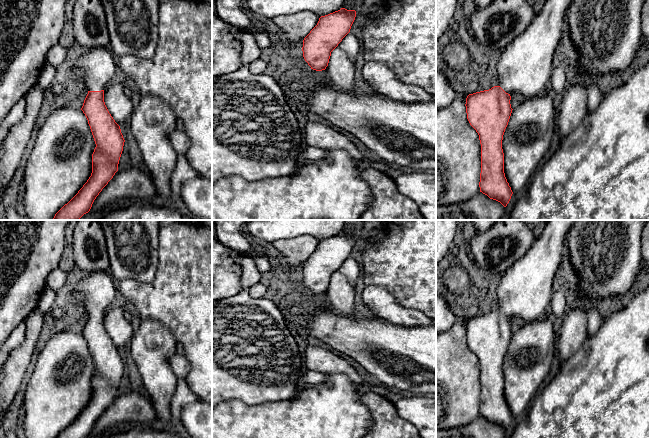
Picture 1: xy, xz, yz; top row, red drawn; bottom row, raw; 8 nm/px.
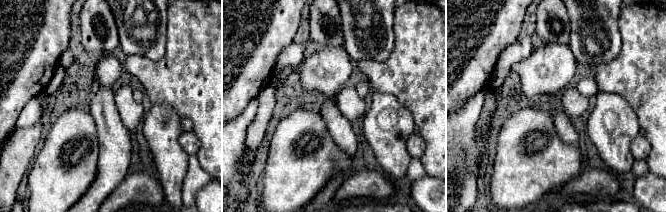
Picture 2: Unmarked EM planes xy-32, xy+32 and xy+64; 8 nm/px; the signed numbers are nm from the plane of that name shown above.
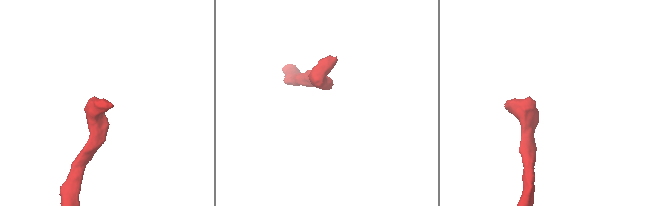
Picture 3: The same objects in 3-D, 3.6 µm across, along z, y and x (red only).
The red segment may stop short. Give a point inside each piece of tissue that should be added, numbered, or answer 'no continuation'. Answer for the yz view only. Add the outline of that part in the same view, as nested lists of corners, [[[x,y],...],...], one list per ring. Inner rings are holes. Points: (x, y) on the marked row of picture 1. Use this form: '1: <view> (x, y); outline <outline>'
1: yz (525, 65); outline [[[546,0],[527,30],[502,50],[498,61],[498,79],[499,86],[506,93],[518,93],[530,99],[548,91],[553,54],[561,38],[563,19],[572,1]]]

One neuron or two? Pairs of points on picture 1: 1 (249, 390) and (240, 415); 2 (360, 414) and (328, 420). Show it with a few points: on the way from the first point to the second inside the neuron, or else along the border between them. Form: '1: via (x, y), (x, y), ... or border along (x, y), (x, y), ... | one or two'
1: border along (222, 401), (237, 399), (248, 404), (267, 402) | two
2: via (352, 418), (336, 420) | one

